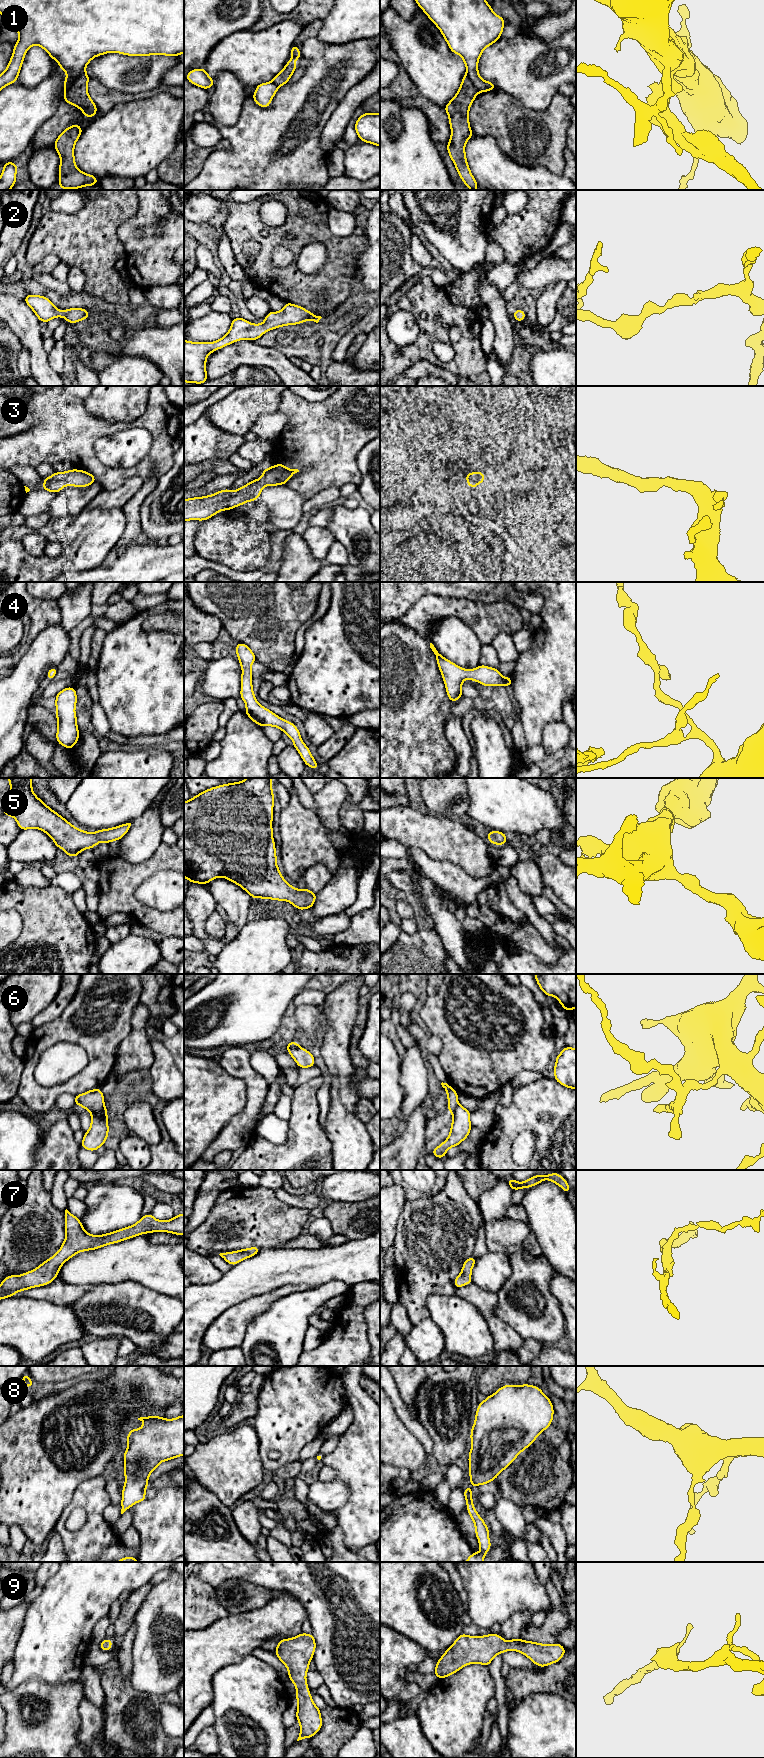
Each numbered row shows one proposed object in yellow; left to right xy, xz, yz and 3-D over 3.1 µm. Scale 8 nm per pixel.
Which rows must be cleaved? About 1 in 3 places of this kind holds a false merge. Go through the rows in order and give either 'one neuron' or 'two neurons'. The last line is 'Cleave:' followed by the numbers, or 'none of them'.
1: two neurons
2: one neuron
3: one neuron
4: one neuron
5: one neuron
6: two neurons
7: one neuron
8: one neuron
9: one neuron
Cleave: 1, 6

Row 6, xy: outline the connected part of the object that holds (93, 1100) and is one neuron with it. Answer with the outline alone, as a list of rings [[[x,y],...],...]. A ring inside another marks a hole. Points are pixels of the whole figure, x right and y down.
[[[100,1088],[92,1089],[83,1094],[74,1096],[74,1103],[90,1112],[97,1112],[104,1107],[104,1095]]]

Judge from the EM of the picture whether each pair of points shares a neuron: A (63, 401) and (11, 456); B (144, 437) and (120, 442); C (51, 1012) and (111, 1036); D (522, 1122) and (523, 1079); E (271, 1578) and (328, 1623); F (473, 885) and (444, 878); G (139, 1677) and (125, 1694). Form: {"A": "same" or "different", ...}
{"A": "same", "B": "same", "C": "different", "D": "different", "E": "same", "F": "same", "G": "different"}

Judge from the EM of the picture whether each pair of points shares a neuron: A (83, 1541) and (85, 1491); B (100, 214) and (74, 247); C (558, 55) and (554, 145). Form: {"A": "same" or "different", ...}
{"A": "same", "B": "same", "C": "different"}

